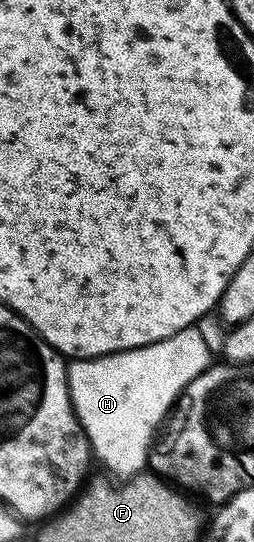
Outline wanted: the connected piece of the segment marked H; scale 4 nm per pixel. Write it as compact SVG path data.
M193 321L167 339L159 339L146 345L114 347L110 353L84 355L85 357L78 361L76 358L72 362L71 384L73 400L77 402L77 416L81 418L81 426L85 429L85 436L95 454L96 464L98 461L117 480L114 482L128 487L150 468L149 452L159 436L159 430L166 424L173 406L176 405L181 390L213 360L213 341L203 326L201 321Z

